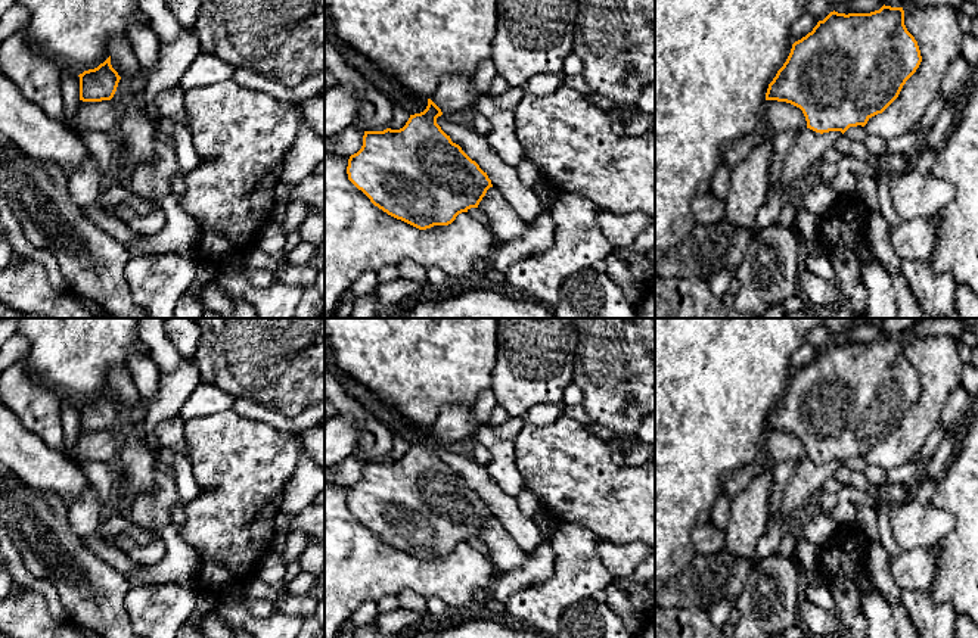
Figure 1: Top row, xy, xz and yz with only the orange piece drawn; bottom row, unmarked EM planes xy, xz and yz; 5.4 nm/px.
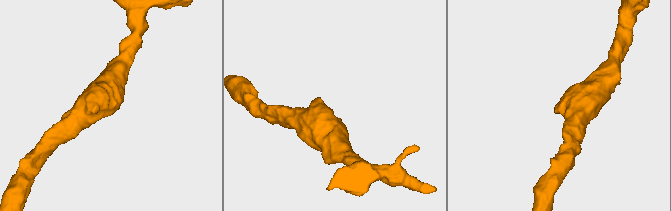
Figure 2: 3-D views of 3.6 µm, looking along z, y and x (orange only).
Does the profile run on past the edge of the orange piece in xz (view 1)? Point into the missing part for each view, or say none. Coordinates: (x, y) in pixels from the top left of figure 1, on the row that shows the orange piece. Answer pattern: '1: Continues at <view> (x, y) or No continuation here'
1: Continues at xz (455, 92)

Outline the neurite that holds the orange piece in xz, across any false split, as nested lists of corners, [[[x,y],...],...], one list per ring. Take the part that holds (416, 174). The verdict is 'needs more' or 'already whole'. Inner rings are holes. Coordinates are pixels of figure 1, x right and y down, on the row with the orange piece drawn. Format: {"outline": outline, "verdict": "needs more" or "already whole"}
{"outline": [[[443,75],[426,109],[410,115],[403,128],[364,131],[361,149],[348,159],[348,180],[375,206],[419,230],[448,225],[459,214],[478,208],[491,180],[437,124],[444,113],[475,108],[478,99],[472,75]]], "verdict": "needs more"}

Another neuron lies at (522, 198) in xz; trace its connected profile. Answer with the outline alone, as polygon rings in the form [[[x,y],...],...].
[[[444,115],[437,118],[437,124],[453,143],[459,144],[479,165],[521,220],[531,224],[540,217],[550,214],[550,206],[537,196],[534,187],[519,180],[516,168],[506,164],[484,136],[447,121]]]

